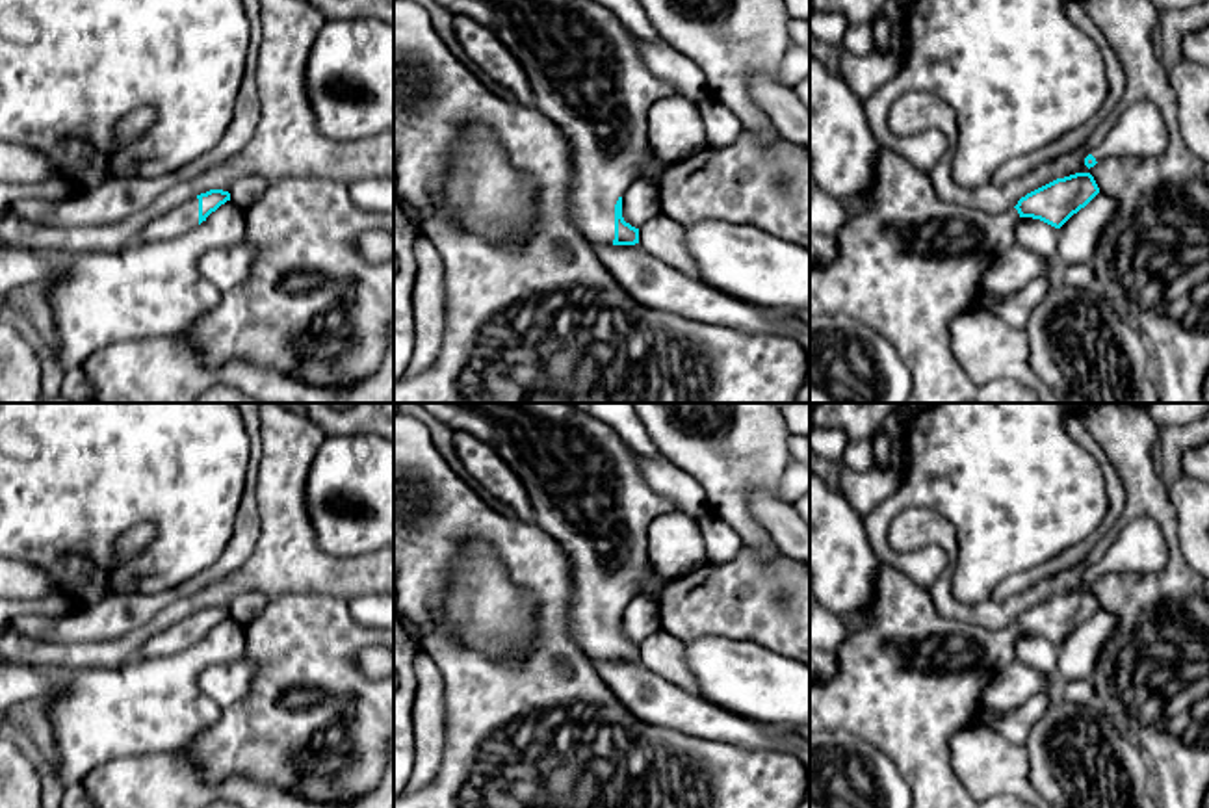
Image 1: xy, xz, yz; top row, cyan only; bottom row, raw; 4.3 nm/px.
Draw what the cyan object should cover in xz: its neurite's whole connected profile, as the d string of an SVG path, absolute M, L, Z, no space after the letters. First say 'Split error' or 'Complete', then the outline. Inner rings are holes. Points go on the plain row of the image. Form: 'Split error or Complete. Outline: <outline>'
Split error. Outline: M420 403L453 431L466 431L492 446L522 479L535 524L553 537L572 565L574 593L568 602L570 633L592 661L635 661L639 645L622 633L622 611L641 594L641 583L656 570L648 550L648 526L676 505L657 494L637 468L631 448L607 424L568 403Z

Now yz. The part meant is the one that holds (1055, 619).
Split error. Outline: M880 563L865 624L849 630L847 639L836 650L838 672L830 680L810 682L810 734L843 730L882 750L908 784L914 797L912 808L973 808L968 791L951 767L949 737L973 726L982 691L997 671L1016 659L1020 633L1040 635L1060 645L1098 609L1099 604L1090 589L1075 589L1027 609L1008 628L986 630L942 617L929 589Z

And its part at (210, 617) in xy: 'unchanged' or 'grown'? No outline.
grown

